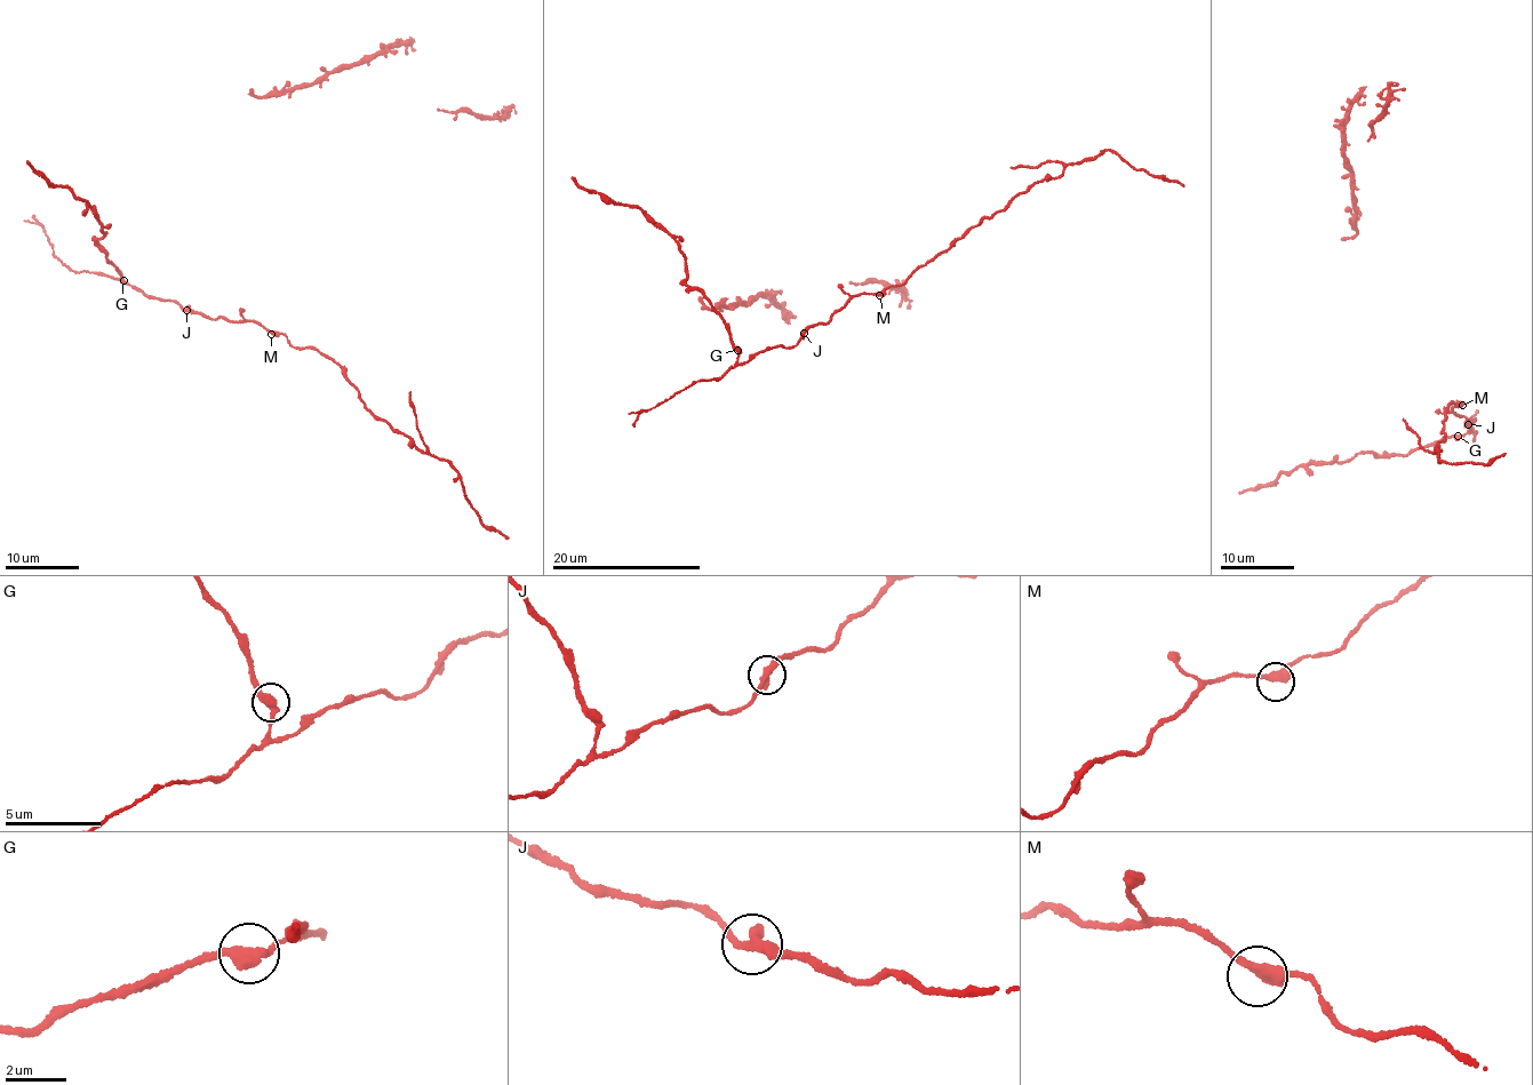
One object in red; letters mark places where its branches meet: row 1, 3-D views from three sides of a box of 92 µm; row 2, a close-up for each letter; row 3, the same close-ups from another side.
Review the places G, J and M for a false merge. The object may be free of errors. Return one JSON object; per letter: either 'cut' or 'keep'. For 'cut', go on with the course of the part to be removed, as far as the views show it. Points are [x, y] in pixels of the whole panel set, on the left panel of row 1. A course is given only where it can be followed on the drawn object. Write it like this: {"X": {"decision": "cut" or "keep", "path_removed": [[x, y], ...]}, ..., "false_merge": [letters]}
{"G": {"decision": "cut", "path_removed": [[124, 281], [96, 241], [106, 232], [102, 232], [92, 210], [72, 197], [69, 189], [46, 182], [28, 161]]}, "J": {"decision": "keep"}, "M": {"decision": "keep"}, "false_merge": ["G"]}

